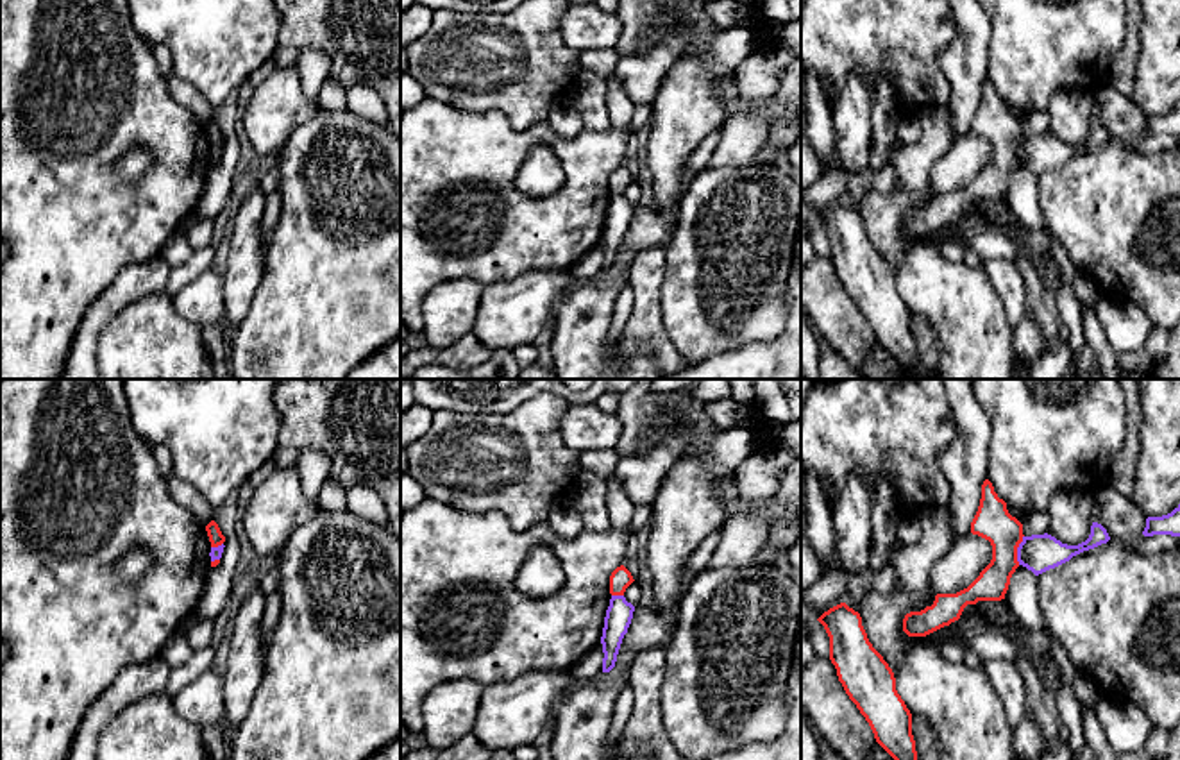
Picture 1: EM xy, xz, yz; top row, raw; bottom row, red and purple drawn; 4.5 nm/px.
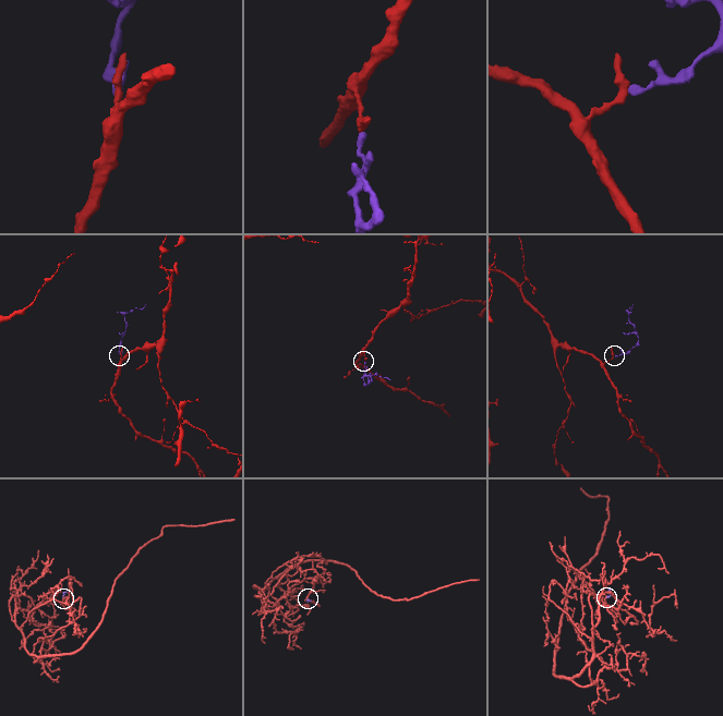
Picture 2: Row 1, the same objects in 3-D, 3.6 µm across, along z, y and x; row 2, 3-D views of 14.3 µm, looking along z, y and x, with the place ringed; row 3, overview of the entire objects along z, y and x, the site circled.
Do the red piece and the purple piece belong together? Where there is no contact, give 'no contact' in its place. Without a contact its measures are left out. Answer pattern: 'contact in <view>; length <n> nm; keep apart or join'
contact in yz; length 140 nm; keep apart

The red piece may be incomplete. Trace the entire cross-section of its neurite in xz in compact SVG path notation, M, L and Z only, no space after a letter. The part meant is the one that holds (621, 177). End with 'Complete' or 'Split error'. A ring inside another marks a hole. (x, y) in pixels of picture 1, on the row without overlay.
M620 165L610 175L610 193L611 195L624 195L626 188L633 182L631 172Z. Complete

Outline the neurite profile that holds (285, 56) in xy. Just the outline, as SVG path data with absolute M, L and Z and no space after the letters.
M279 45L270 61L275 64L275 68L291 68L299 61L299 48Z

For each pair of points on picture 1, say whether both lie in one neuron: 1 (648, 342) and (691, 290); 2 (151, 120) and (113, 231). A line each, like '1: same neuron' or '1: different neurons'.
1: different neurons
2: same neuron

